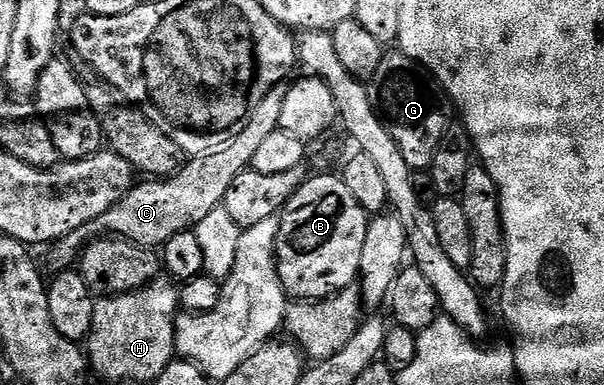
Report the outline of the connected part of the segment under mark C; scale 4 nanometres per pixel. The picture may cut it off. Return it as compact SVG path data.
M286 82L277 84L253 109L245 129L233 137L221 149L217 149L208 155L196 155L188 158L183 166L174 175L158 181L139 181L127 192L127 196L113 209L106 211L101 217L81 225L81 229L73 229L65 237L55 240L51 251L51 263L55 269L71 269L79 262L79 256L84 247L97 239L110 233L120 239L127 239L139 247L148 249L162 248L169 237L177 237L177 233L185 233L192 230L198 223L205 221L213 209L223 206L225 193L229 193L229 185L233 185L234 179L242 171L248 170L257 153L257 148L266 141L272 133L280 130L281 109L285 102L288 89Z

